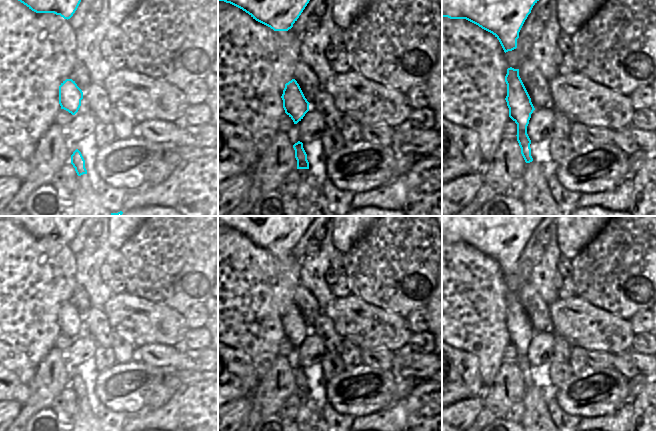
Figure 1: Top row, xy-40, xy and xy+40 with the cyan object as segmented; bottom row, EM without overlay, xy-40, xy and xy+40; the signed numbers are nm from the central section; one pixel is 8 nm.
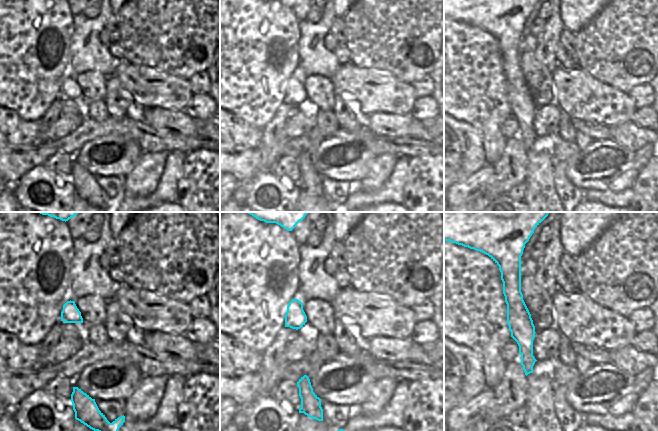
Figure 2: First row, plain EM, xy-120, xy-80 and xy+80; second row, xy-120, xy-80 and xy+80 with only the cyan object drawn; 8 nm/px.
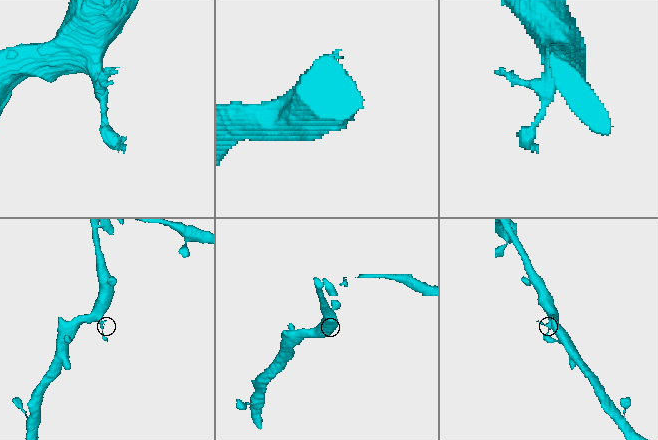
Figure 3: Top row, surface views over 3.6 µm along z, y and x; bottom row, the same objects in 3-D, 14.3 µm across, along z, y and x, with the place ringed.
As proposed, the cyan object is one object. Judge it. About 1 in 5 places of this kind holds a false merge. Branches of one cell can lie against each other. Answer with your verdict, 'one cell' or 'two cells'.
one cell

